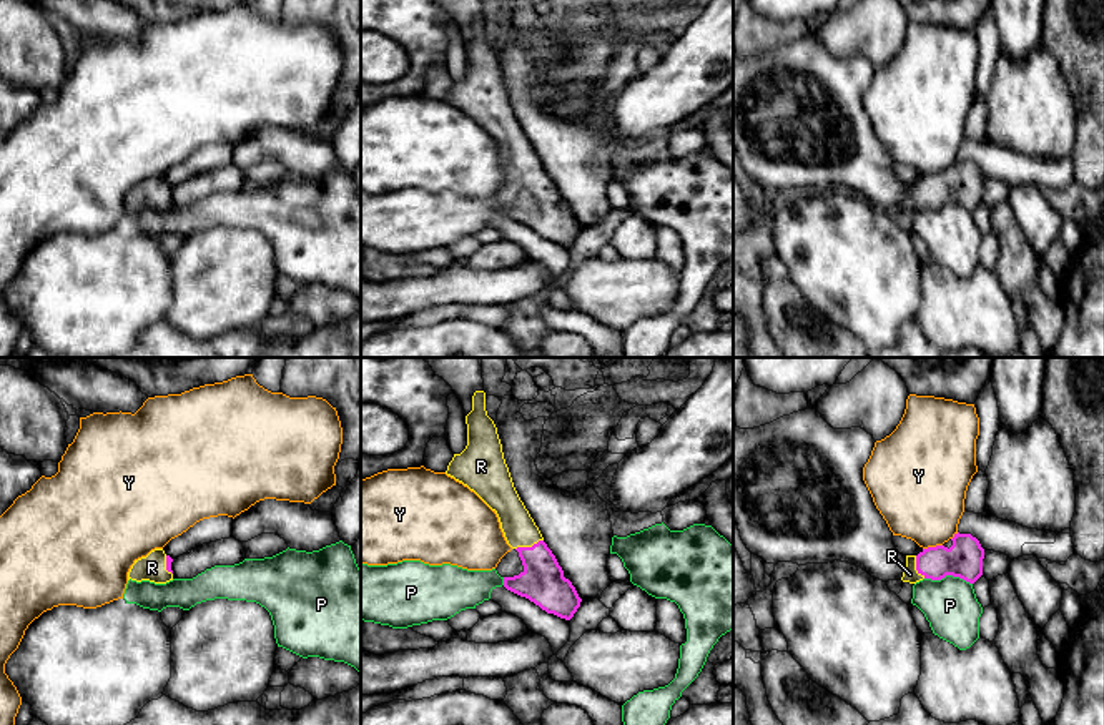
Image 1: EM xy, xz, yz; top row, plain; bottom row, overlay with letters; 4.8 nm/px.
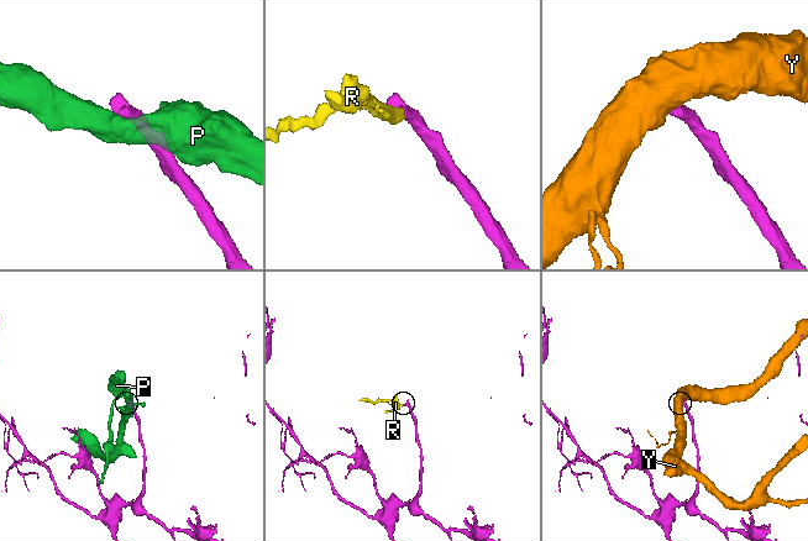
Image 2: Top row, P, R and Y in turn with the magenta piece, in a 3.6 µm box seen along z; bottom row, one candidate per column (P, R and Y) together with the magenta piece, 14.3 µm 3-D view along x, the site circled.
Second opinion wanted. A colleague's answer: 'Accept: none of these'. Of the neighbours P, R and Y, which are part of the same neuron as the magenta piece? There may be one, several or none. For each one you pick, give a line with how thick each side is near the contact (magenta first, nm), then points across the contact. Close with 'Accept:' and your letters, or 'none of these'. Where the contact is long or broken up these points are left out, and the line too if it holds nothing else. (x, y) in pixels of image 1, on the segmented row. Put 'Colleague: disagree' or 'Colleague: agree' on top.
Colleague: disagree
R: calibres 220 and 160 nm; way xz (542, 582), (539, 561), (529, 547), (519, 529)
Accept: R

